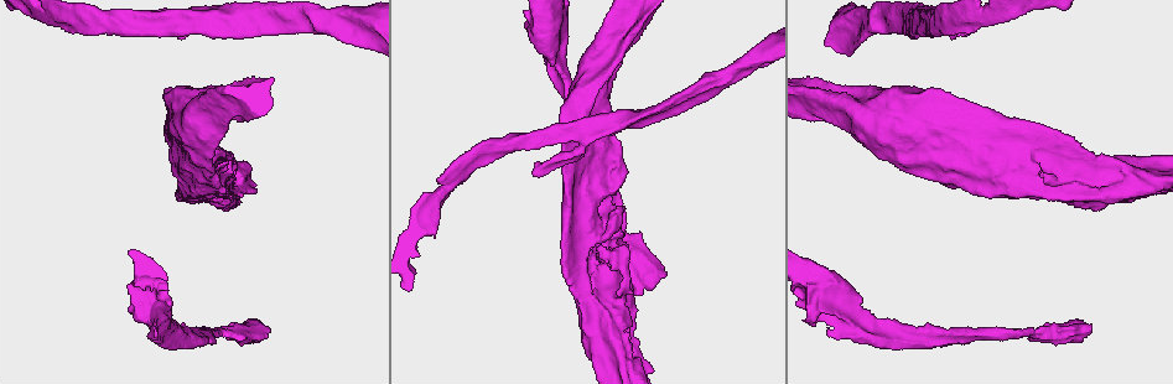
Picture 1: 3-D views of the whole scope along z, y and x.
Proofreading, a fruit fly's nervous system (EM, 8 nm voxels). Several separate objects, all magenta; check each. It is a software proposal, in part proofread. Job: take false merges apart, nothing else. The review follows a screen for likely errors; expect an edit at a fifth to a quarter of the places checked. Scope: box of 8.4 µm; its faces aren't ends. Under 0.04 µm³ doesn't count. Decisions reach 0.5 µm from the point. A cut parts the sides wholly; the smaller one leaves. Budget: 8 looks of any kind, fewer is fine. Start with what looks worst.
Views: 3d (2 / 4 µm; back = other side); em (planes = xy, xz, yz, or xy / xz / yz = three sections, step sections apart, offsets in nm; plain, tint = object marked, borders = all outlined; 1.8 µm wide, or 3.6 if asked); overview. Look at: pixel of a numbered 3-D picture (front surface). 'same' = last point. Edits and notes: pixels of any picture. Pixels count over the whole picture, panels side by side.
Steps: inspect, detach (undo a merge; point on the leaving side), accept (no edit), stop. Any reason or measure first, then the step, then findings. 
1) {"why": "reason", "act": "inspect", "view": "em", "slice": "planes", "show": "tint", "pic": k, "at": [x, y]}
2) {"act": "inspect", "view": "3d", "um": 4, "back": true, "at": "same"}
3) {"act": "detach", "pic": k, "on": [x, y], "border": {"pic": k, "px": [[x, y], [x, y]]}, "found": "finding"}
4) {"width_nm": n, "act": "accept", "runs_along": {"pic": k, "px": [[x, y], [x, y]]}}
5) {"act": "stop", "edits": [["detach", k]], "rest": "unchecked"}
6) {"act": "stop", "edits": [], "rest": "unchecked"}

{"why": "a fork", "act": "inspect", "view": "em", "slice": "planes", "show": "tint", "pic": 1, "at": [358, 21]}

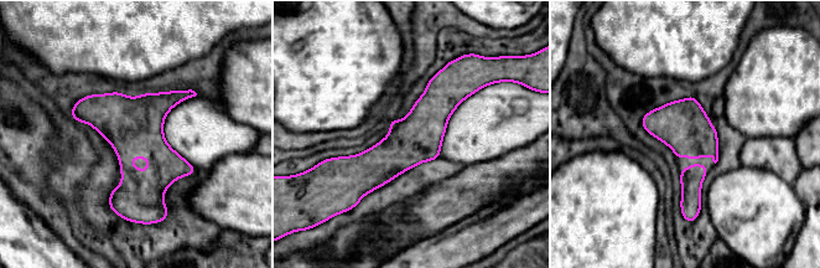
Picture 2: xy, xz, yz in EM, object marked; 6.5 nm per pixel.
{"act": "accept", "runs_along": {"pic": 2, "px": [[468, 92], [380, 164], [342, 165]]}, "found": "continuous, no second neuron"}

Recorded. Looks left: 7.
{"why": "touches itself", "act": "inspect", "view": "3d", "um": 4, "pic": 1, "at": [962, 147]}

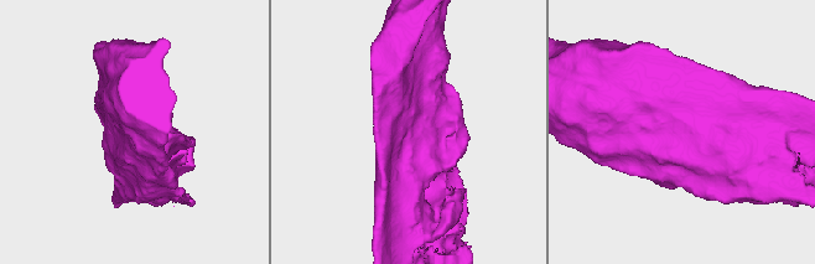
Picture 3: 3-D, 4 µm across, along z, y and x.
{"act": "inspect", "view": "em", "um": 3.6, "slice": "planes", "show": "borders", "pic": 3, "at": [685, 125]}

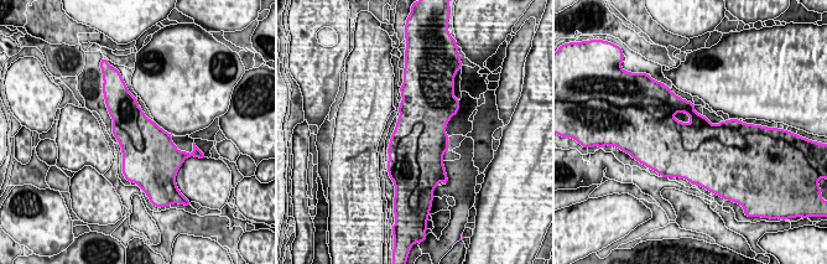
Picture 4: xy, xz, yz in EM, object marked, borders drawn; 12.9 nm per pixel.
{"act": "detach", "pic": 4, "on": [406, 150], "border": {"pic": 4, "px": [[416, 122], [422, 124], [419, 177]]}, "found": "two neurons meet here"}

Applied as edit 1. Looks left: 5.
{"act": "inspect", "view": "em", "slice": "planes", "show": "tint", "pic": 1, "at": [183, 16]}

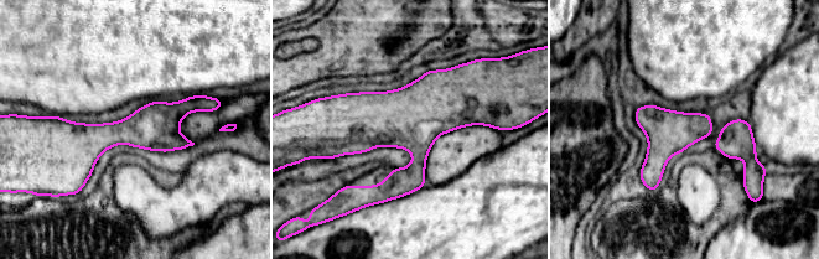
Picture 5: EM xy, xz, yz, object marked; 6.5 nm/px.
{"act": "accept", "runs_along": {"pic": 5, "px": [[203, 107], [131, 131], [58, 123]]}, "found": "one neuron here"}

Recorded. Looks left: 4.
{"act": "stop", "edits": [["detach", 4]], "rest": "unchecked"}

